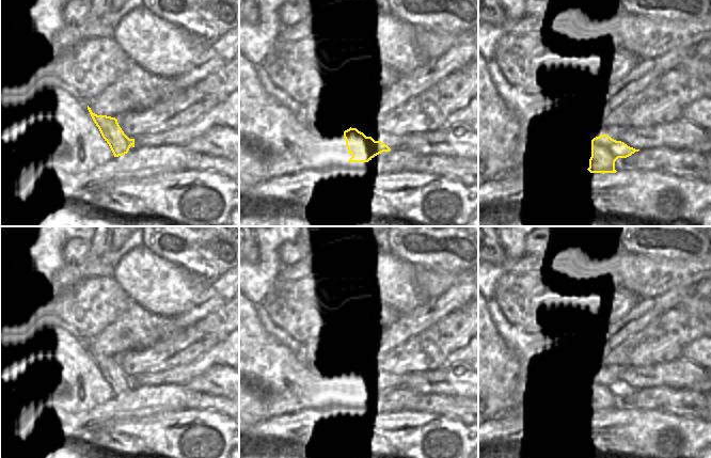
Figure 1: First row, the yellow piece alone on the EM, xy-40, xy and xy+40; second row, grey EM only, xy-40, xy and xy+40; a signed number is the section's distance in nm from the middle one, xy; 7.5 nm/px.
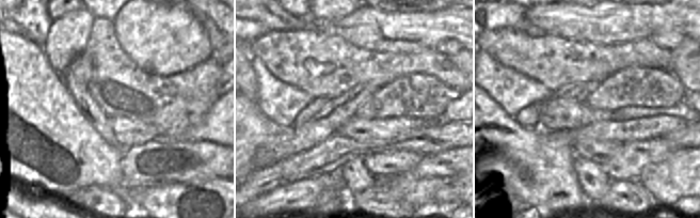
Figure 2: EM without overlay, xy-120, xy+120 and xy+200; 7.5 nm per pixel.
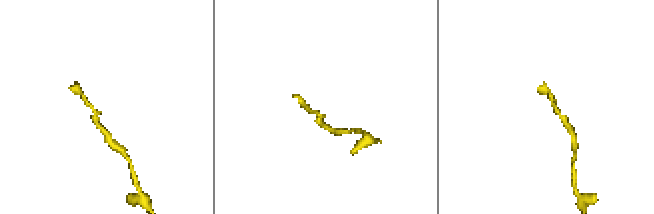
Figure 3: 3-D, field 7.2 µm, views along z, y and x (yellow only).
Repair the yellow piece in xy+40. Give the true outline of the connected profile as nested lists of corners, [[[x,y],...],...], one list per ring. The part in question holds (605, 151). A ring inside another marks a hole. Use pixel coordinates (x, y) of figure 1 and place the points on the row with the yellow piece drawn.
[[[605,133],[601,135],[591,140],[591,157],[587,170],[590,173],[616,173],[615,161],[618,158],[627,158],[638,151]]]

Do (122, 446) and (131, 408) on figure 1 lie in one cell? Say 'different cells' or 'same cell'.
different cells

